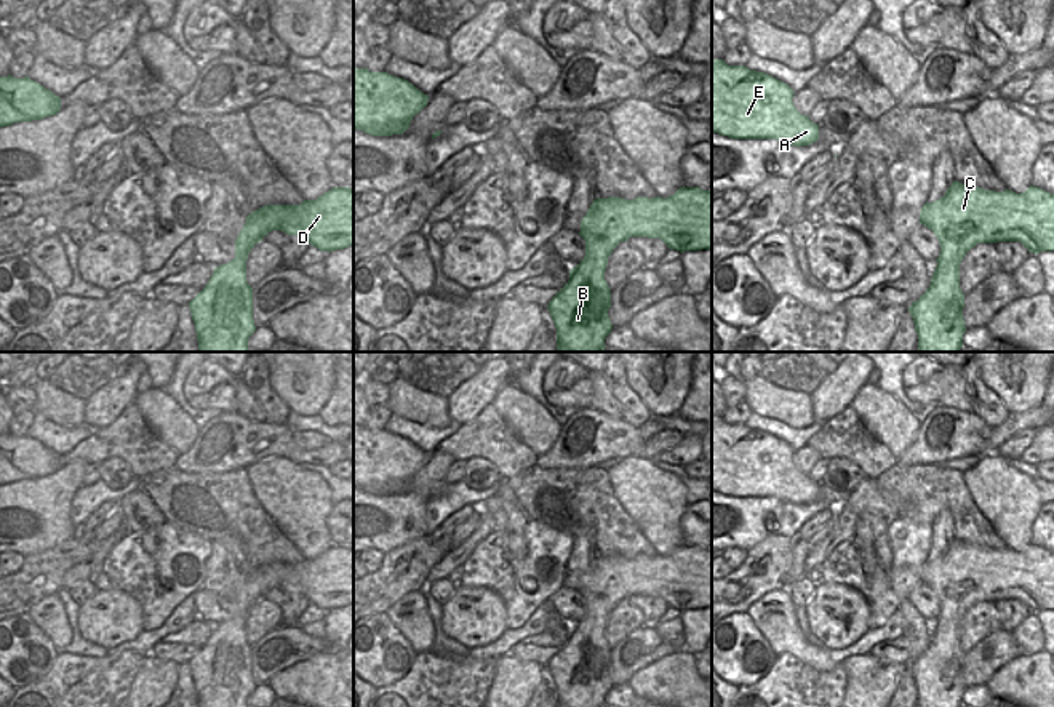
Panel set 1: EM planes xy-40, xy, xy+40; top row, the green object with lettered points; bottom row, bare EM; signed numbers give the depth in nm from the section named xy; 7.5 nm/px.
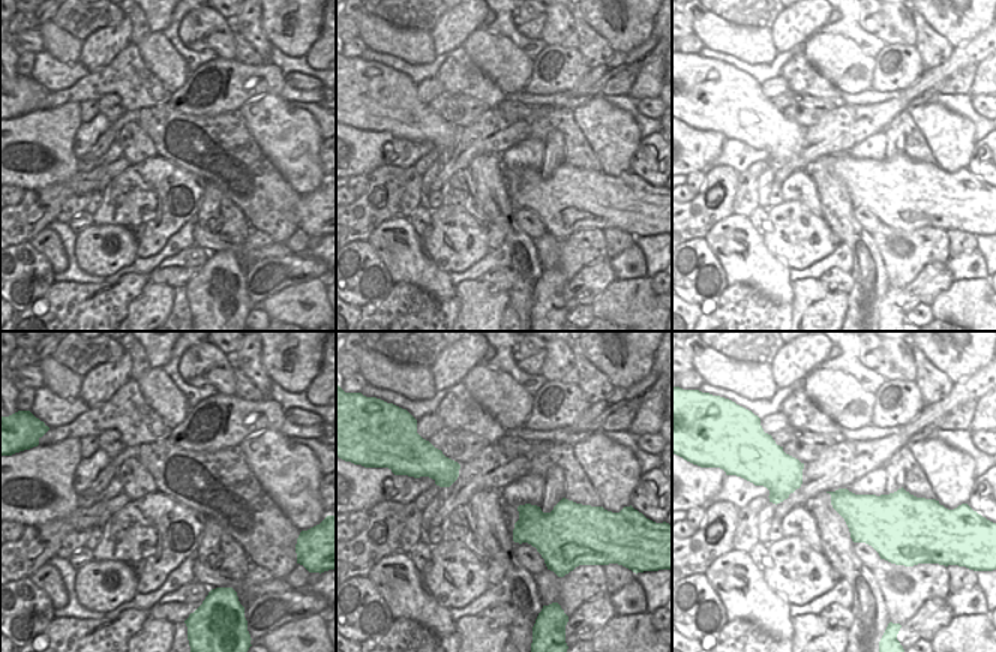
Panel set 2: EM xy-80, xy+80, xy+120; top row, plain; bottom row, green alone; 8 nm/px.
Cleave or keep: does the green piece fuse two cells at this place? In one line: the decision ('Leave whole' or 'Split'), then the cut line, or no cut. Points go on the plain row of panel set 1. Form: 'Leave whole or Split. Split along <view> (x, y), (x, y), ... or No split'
Leave whole. No split.

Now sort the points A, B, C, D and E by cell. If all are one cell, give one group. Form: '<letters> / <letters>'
A B C D E

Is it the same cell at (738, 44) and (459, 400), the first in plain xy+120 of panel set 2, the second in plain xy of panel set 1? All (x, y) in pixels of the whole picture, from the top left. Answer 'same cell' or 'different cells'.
different cells

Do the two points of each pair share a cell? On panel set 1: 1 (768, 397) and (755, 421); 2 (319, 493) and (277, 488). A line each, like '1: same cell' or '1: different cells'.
1: different cells
2: same cell

